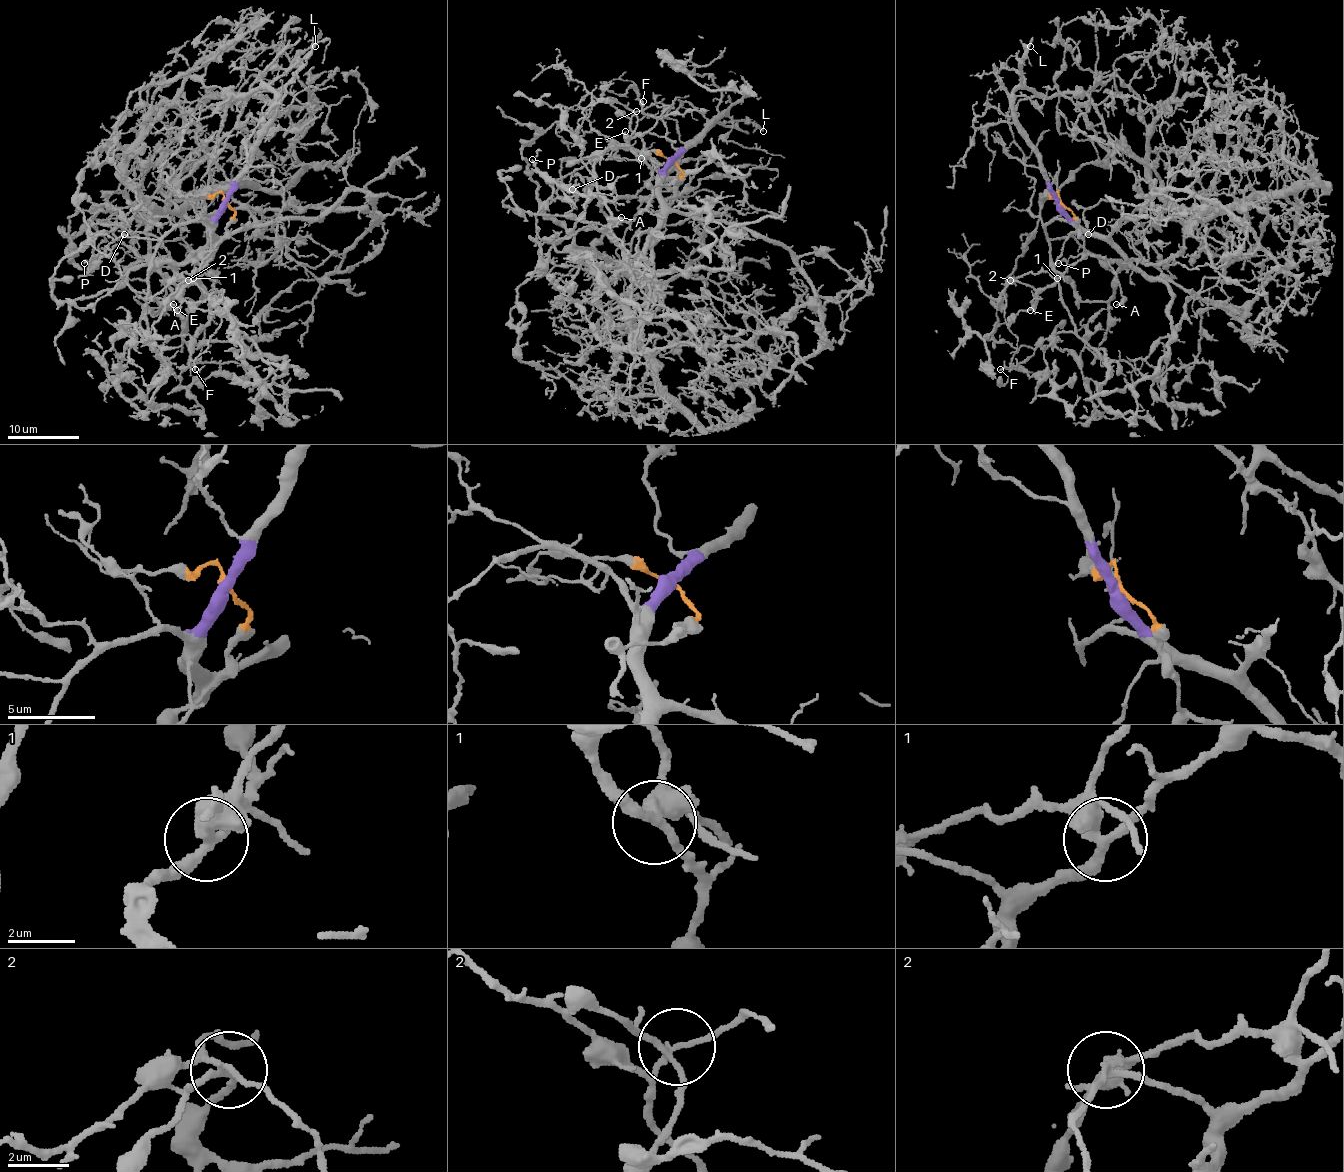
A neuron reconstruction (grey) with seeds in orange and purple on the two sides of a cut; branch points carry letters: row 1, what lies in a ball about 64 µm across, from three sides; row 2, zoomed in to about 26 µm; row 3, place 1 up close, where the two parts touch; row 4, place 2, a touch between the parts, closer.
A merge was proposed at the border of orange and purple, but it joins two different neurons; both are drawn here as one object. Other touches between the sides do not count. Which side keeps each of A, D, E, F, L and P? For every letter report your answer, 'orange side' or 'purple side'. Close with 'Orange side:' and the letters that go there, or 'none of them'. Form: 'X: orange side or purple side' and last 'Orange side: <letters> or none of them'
A: orange side
D: purple side
E: orange side
F: purple side
L: purple side
P: purple side
Orange side: A, E

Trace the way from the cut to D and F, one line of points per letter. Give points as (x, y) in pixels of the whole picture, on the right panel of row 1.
D: (1060, 201), (1068, 219), (1053, 219), (1046, 226), (1048, 239), (1087, 233)
F: (1060, 201), (1075, 228), (1062, 255), (1050, 271), (1016, 276), (1003, 292), (1017, 350), (1000, 369)

